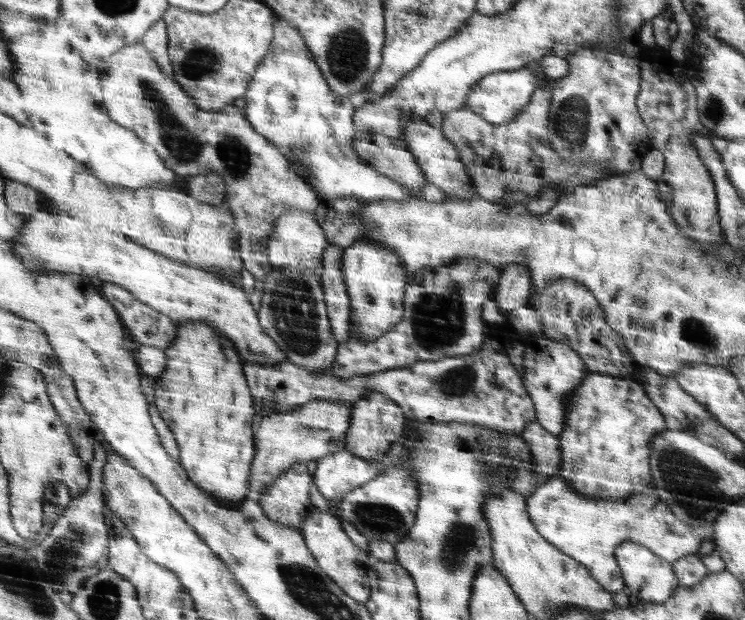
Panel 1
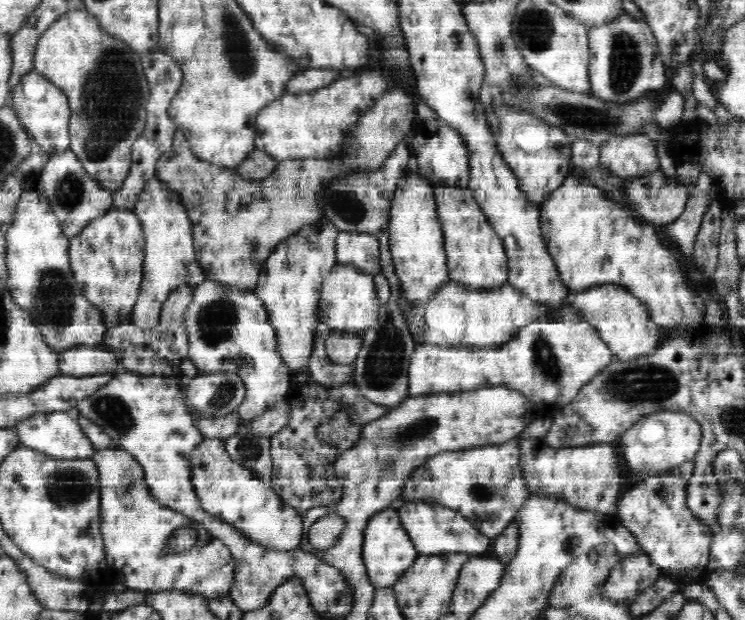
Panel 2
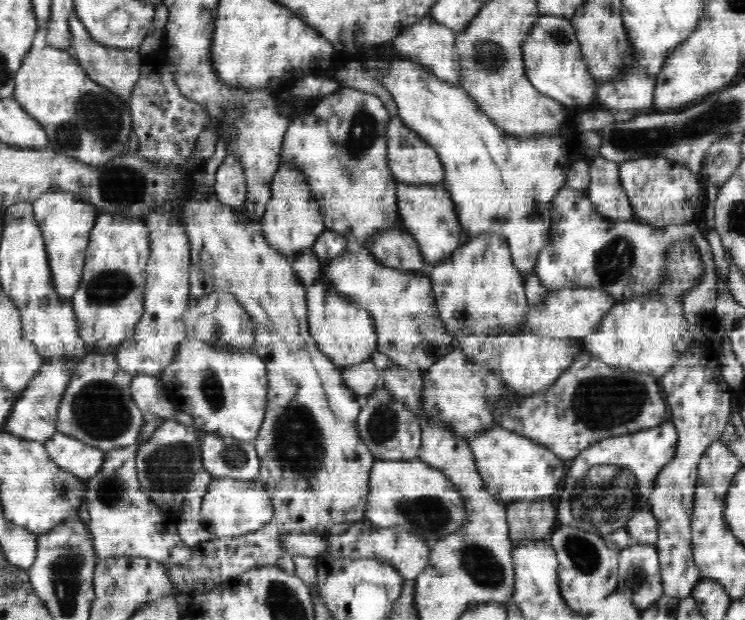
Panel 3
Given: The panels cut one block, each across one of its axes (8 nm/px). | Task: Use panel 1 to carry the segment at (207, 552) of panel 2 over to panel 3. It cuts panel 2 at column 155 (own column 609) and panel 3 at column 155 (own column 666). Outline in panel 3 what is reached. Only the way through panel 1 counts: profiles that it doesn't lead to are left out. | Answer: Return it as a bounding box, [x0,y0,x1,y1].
[85,445,194,564]

